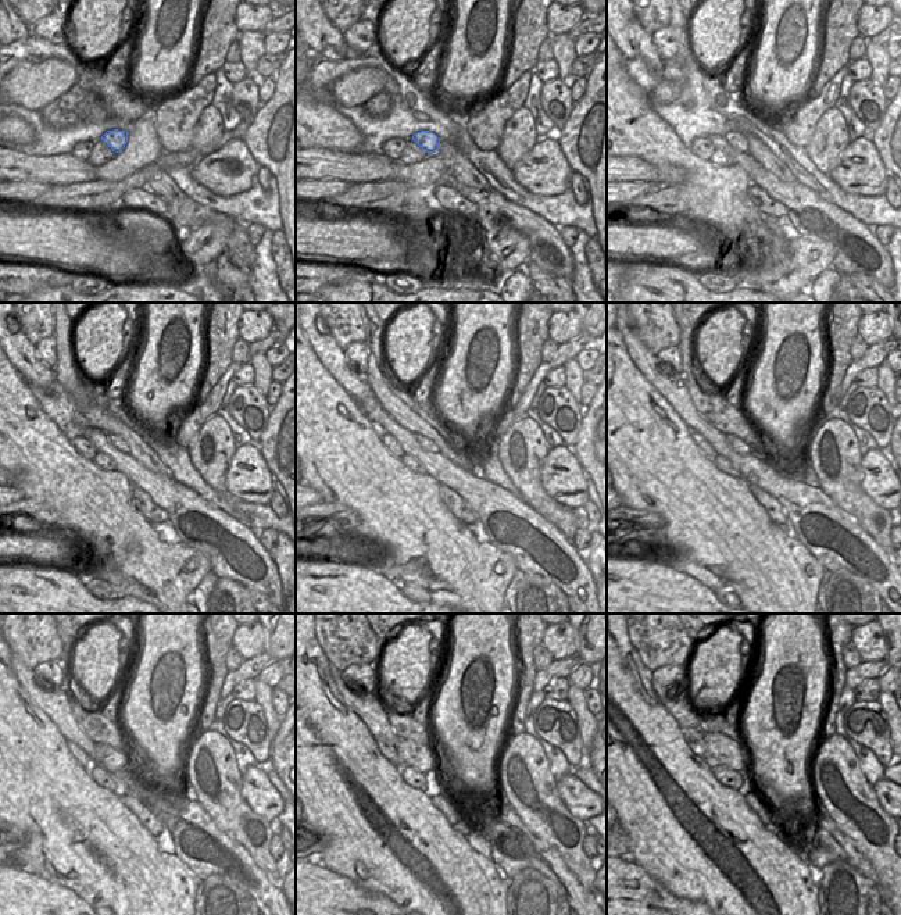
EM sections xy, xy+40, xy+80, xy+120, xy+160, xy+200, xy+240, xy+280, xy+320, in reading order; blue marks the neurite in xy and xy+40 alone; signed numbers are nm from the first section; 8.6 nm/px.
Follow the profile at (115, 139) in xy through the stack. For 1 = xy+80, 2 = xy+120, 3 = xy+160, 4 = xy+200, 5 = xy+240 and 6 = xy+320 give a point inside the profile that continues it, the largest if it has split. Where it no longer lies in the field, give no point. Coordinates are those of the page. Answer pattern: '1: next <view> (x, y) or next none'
1: next xy+80 (737, 140)
2: next xy+120 (117, 442)
3: next xy+160 (428, 445)
4: next xy+200 (737, 445)
5: next xy+240 (113, 760)
6: next xy+320 (721, 751)

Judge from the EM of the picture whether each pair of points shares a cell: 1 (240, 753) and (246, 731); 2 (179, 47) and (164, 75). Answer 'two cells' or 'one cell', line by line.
1: two cells
2: one cell

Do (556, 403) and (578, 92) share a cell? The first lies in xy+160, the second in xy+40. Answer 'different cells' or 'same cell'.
different cells

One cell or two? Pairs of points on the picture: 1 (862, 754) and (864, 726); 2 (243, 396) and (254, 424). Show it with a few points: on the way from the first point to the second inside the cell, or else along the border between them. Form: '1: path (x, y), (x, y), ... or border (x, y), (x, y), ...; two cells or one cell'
1: border (844, 718), (844, 731), (866, 746), (886, 767); two cells
2: path (246, 403), (253, 417); one cell

